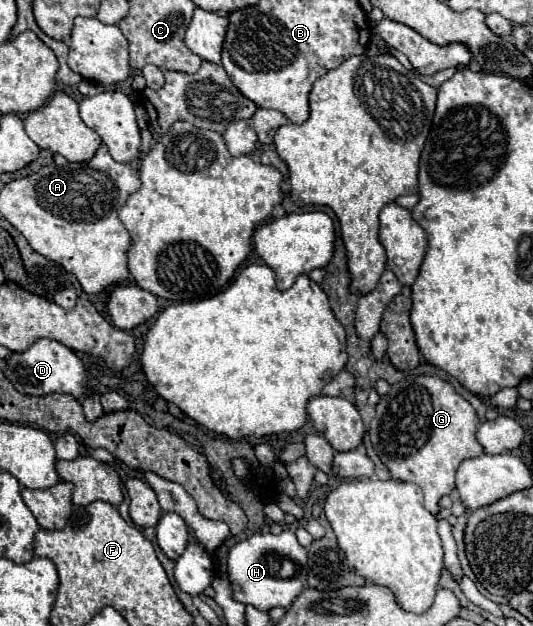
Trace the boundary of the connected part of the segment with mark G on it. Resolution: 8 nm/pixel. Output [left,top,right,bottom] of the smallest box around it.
[369,375,483,513]

